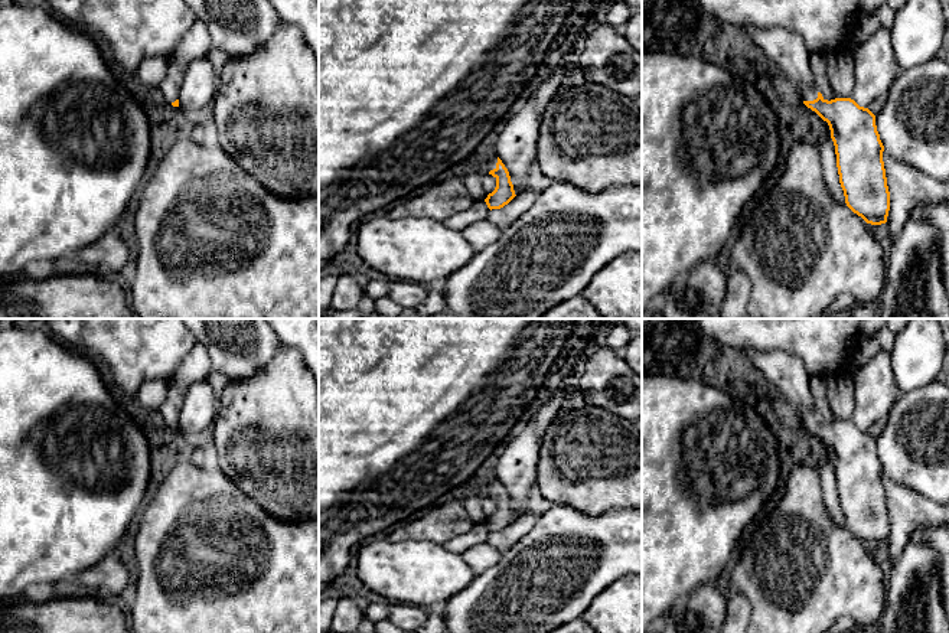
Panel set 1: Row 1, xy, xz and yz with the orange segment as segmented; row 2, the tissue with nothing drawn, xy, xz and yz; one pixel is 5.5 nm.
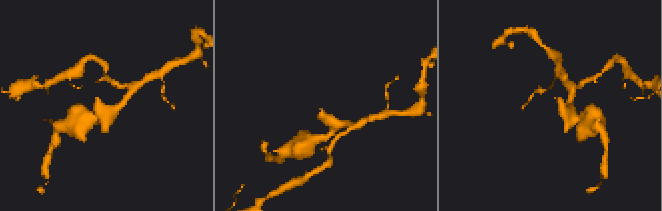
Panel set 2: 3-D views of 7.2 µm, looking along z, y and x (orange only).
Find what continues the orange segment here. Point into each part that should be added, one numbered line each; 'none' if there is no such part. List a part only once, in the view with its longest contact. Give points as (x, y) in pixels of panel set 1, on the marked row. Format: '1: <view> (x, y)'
1: yz (786, 49)

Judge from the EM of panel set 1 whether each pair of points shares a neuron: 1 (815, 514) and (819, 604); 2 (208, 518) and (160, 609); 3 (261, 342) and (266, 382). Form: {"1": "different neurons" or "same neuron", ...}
{"1": "same neuron", "2": "same neuron", "3": "different neurons"}

